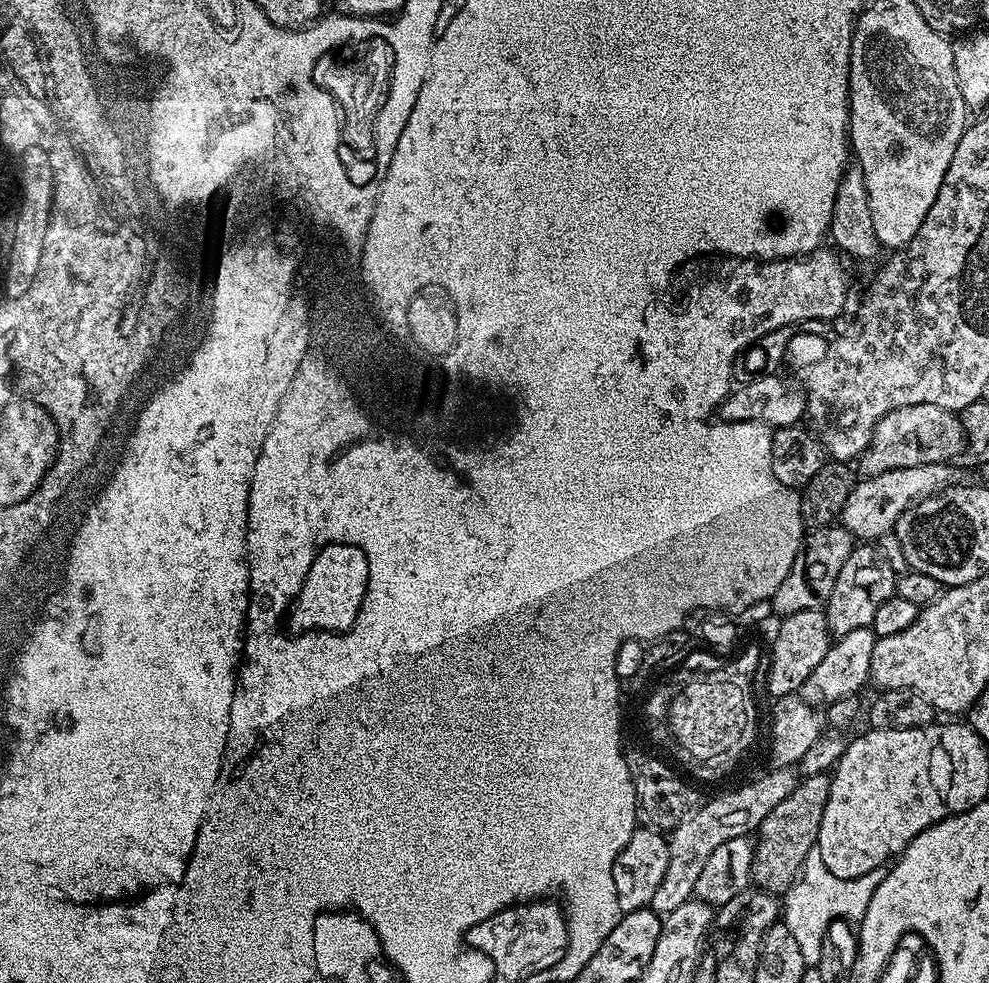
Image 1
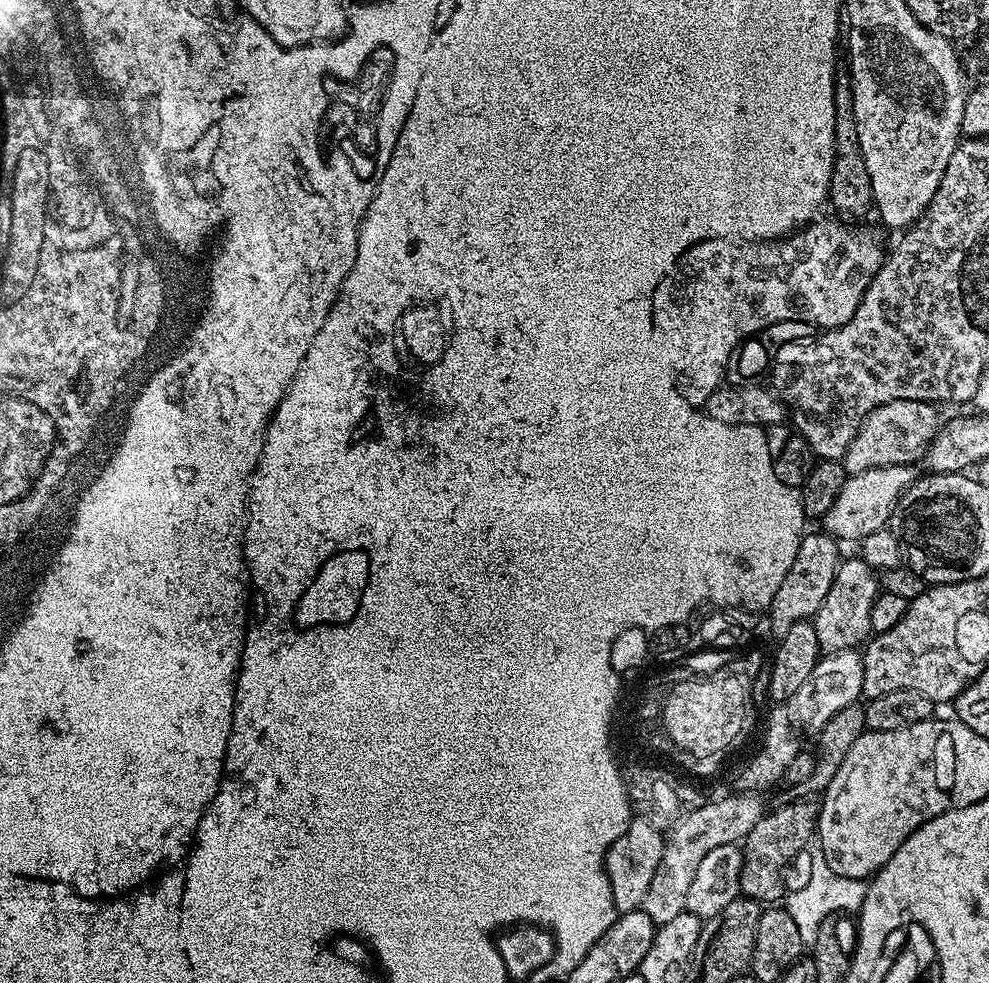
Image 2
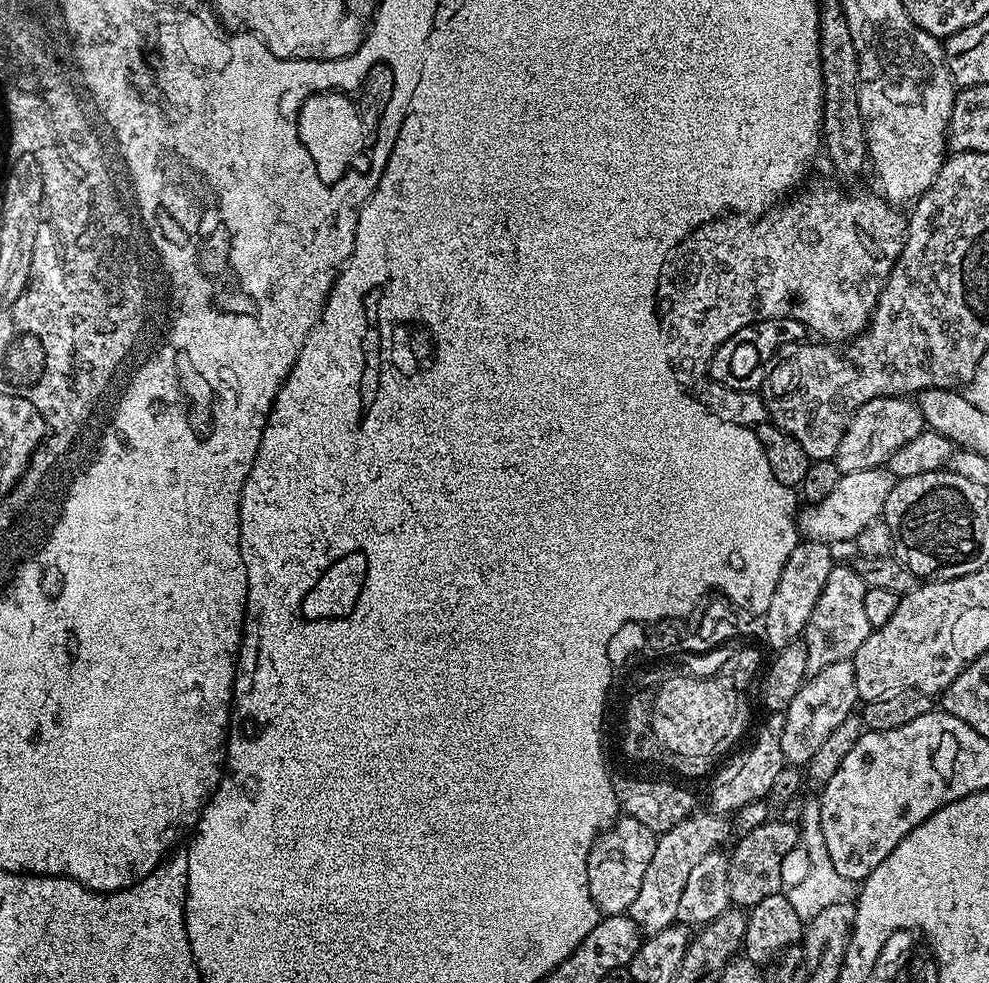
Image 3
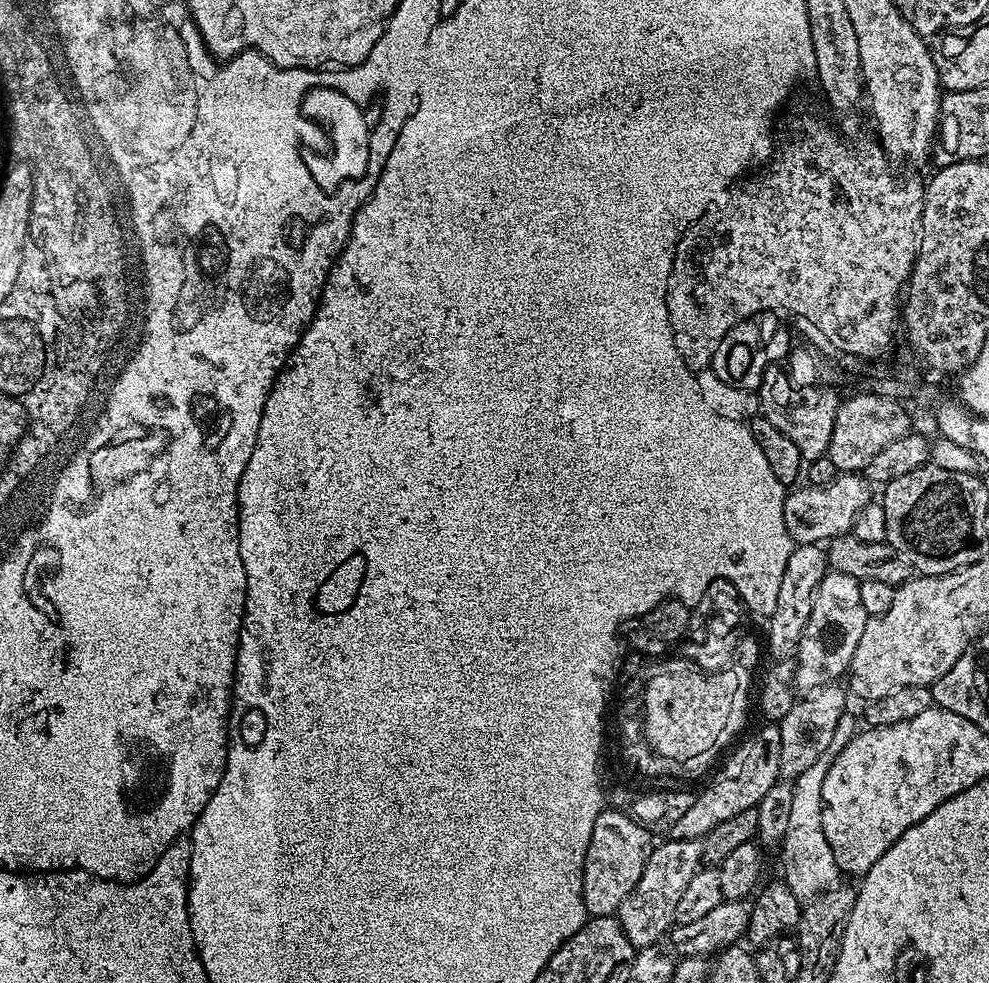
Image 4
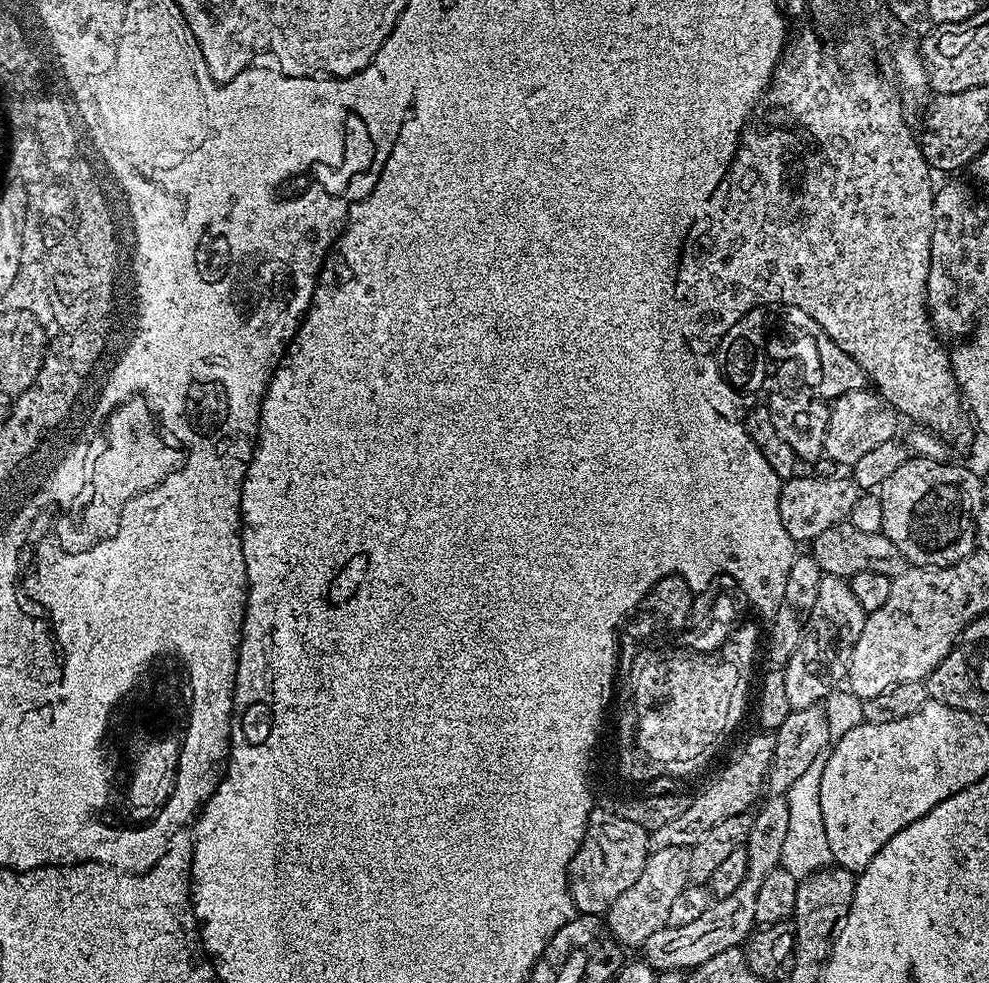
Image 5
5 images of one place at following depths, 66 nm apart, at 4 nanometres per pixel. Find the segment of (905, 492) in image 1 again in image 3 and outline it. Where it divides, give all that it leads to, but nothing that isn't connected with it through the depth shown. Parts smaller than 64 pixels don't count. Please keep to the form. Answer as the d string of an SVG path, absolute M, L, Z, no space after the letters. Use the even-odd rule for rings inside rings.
M880 468L843 473L826 498L816 503L805 503L799 509L796 517L799 535L803 539L817 540L829 546L837 546L843 540L855 541L856 536L870 526L870 522L883 517L886 498L890 498L893 483L894 477Z

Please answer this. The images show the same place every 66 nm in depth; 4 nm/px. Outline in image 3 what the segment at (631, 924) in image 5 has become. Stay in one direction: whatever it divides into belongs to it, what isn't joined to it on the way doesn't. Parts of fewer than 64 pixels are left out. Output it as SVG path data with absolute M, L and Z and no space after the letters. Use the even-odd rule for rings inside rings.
M711 810L705 812L705 816L693 814L668 832L659 833L654 846L654 858L650 858L650 866L646 866L646 875L642 877L642 886L626 913L641 933L661 932L677 923L678 901L682 899L682 890L694 871L694 865L702 862L706 854L717 851L720 843L727 838L729 817Z

